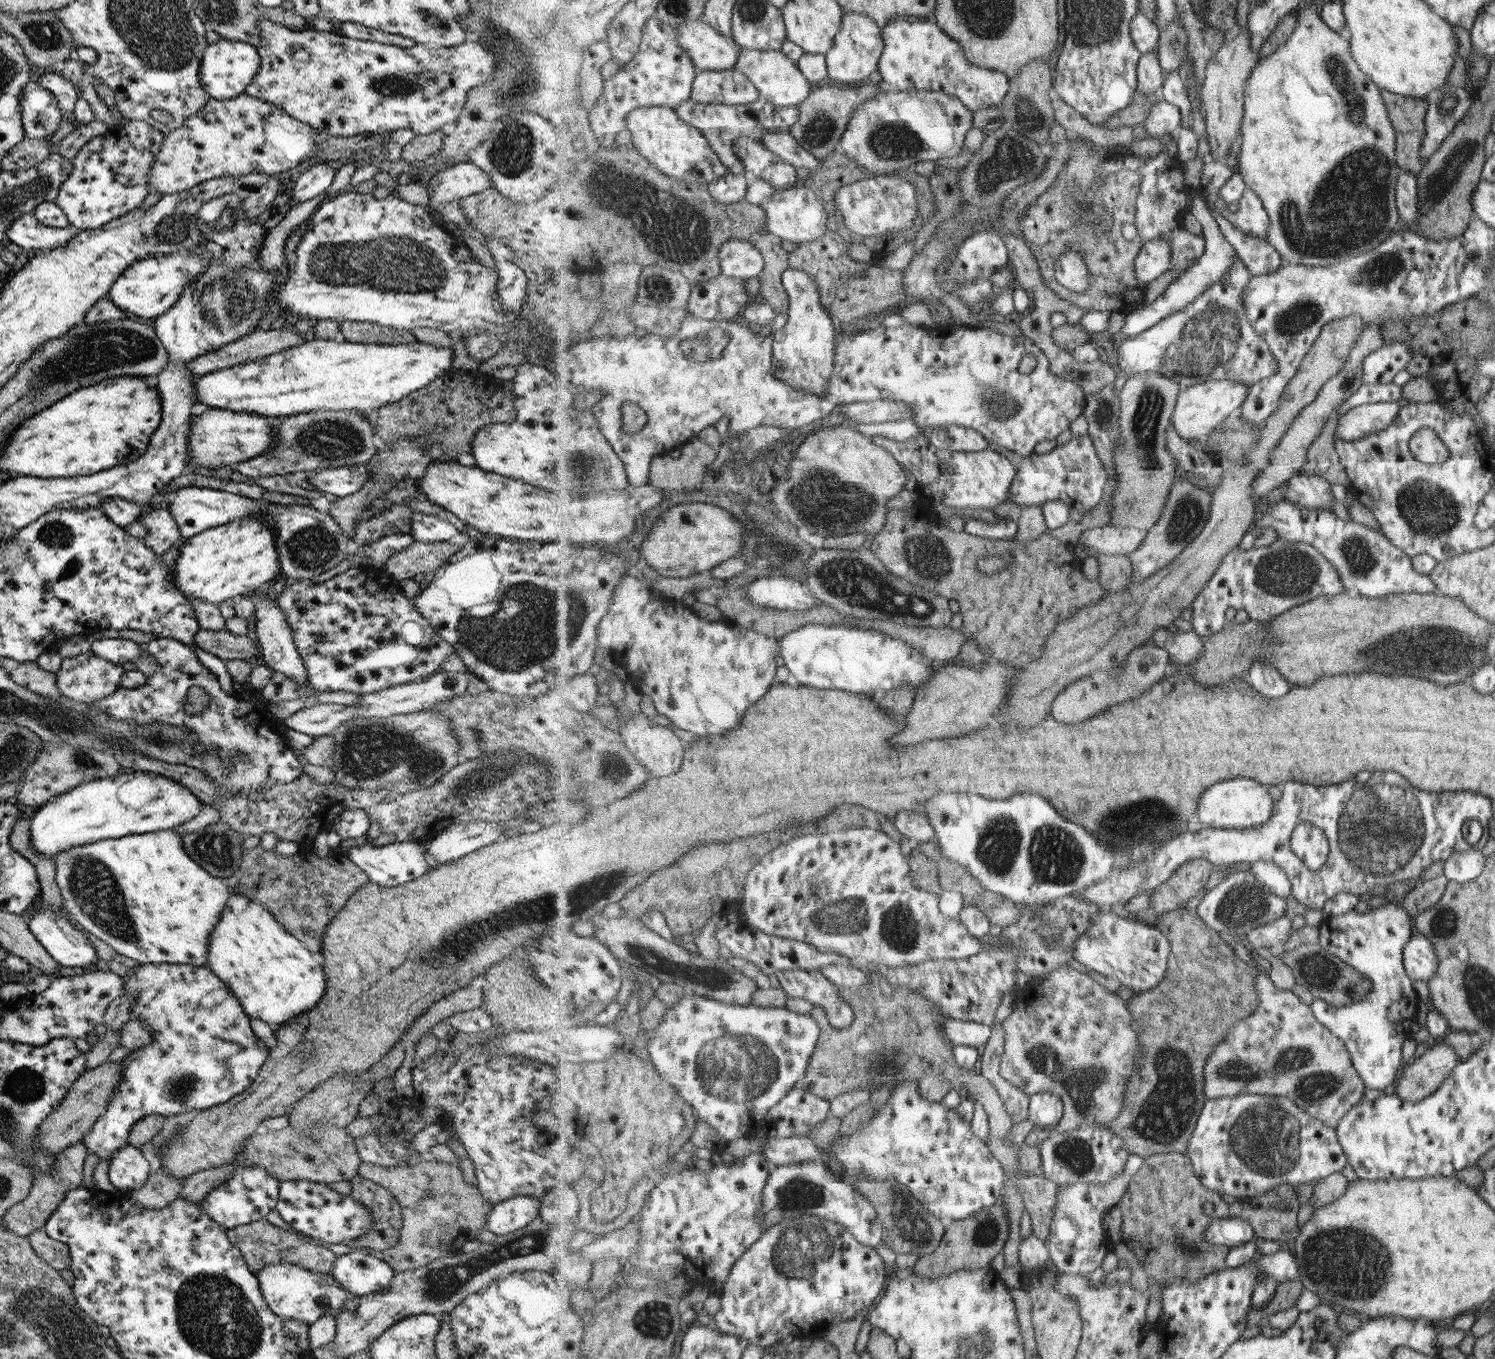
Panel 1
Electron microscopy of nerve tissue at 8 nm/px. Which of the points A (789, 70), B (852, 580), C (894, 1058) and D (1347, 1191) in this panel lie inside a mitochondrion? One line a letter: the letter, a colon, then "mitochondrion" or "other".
A: other
B: mitochondrion
C: mitochondrion
D: other

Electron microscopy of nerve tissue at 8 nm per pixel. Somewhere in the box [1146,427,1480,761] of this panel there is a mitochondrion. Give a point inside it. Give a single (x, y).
(1435, 642)

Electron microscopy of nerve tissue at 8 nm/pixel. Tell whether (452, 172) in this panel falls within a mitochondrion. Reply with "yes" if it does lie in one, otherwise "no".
no

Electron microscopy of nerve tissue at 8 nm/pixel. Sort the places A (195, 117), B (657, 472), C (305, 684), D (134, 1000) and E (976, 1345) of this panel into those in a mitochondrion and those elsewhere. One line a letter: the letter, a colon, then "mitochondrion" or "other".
A: other
B: other
C: other
D: other
E: mitochondrion

